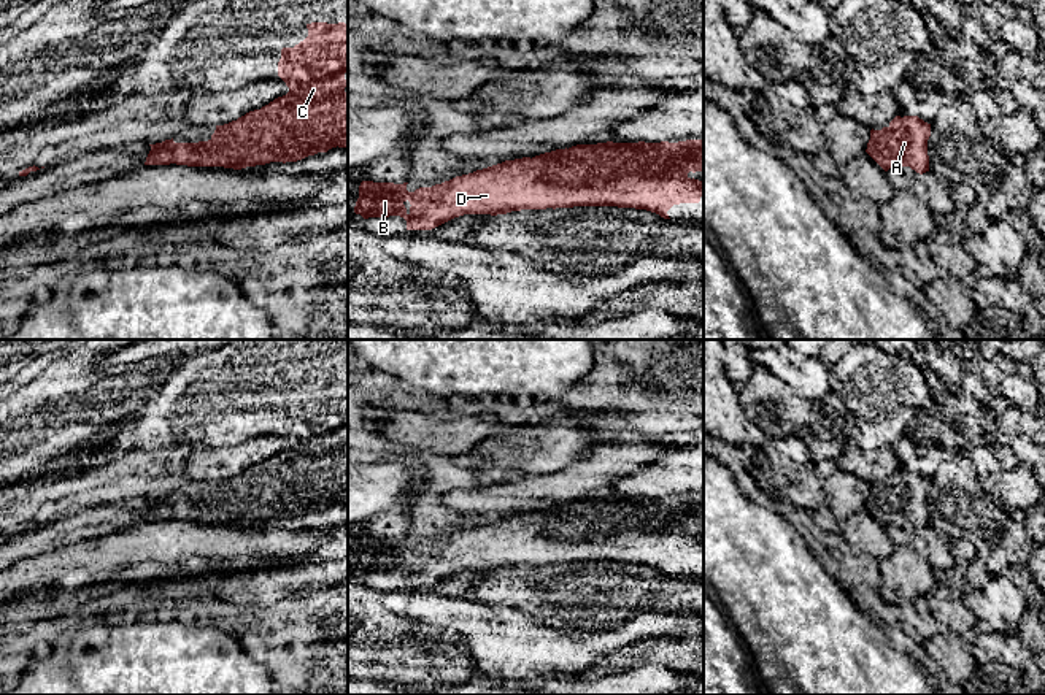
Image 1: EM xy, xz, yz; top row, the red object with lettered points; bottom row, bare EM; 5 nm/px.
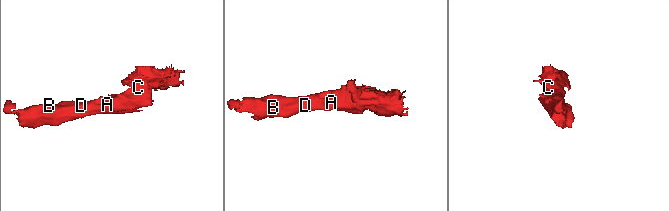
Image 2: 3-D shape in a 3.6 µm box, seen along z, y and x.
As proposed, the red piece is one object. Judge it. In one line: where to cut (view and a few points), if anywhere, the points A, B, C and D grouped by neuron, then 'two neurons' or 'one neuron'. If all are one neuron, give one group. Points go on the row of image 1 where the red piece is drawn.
no cut | A B C D | one neuron

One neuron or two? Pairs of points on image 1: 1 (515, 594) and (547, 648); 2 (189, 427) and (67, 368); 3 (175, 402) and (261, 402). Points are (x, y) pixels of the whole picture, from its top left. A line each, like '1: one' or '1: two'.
1: two
2: two
3: one

